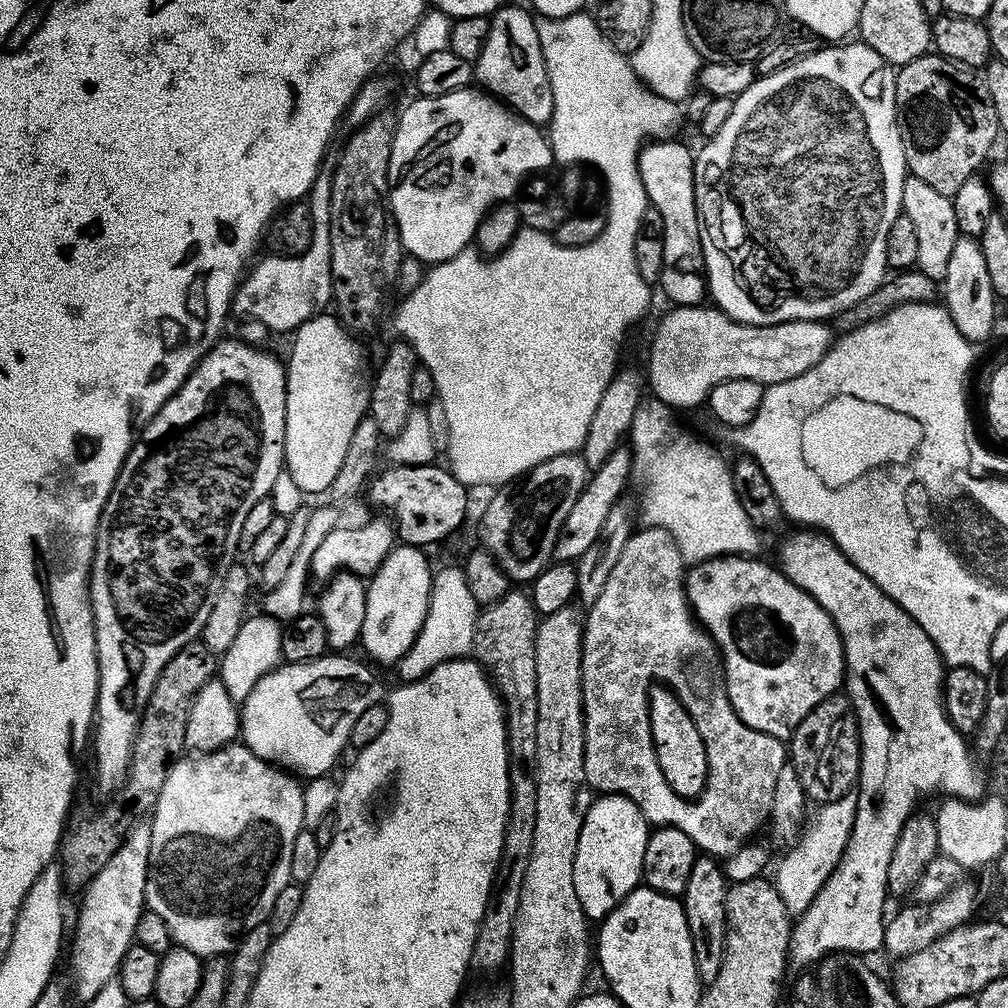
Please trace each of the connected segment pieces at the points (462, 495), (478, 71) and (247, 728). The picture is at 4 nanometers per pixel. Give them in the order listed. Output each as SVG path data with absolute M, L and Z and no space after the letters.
M436 462L427 464L396 464L386 472L377 471L371 477L366 492L372 495L372 500L380 508L389 508L391 519L395 525L395 535L405 544L413 546L429 546L447 538L451 532L456 532L464 524L468 516L469 489L447 467L439 468Z
M505 6L493 12L488 21L488 37L480 51L480 57L474 62L474 76L483 91L503 102L513 112L529 120L531 124L544 126L552 118L552 97L548 86L548 71L544 65L542 46L536 29L537 21L532 20L533 13L527 7L511 8Z
M325 654L319 659L300 663L281 663L262 676L239 705L242 743L269 764L279 766L297 777L320 778L336 764L340 751L348 744L350 726L362 710L381 703L380 684L363 659L351 660L348 654Z

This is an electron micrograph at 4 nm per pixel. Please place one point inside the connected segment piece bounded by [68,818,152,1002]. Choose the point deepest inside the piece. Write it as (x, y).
(113, 902)

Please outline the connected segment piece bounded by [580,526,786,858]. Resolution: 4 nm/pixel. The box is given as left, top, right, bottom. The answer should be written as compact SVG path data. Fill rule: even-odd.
M647 526L633 531L626 546L622 546L622 555L618 557L618 562L614 565L614 570L610 570L610 578L606 581L602 594L598 594L598 602L594 602L592 608L587 609L586 619L582 624L584 641L582 642L582 702L584 703L584 769L588 779L588 787L600 794L619 794L634 802L638 810L652 826L663 826L665 828L677 828L682 830L682 834L688 835L696 843L697 849L701 853L713 858L727 858L732 853L745 847L753 839L752 836L760 827L765 827L766 821L772 815L772 803L774 802L774 786L778 783L778 774L786 762L785 741L774 738L765 732L754 730L742 722L742 718L736 716L736 712L730 706L727 696L724 694L724 685L719 679L712 680L712 675L718 672L718 649L711 636L704 631L703 627L694 619L693 613L688 607L688 597L684 594L684 577L686 575L686 561L680 556L678 546L673 542L671 534L661 528L650 528ZM652 684L664 684L680 700L685 707L686 714L693 719L695 729L702 736L705 743L706 758L708 759L708 775L705 782L704 791L695 798L685 798L674 794L674 790L669 782L663 778L658 758L655 757L654 742L651 738L650 716L648 714L648 688Z

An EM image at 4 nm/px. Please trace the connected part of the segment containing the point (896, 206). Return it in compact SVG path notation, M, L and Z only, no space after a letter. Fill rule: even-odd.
M840 42L835 46L820 46L816 51L801 56L799 60L788 64L784 68L780 68L776 72L770 73L768 76L760 76L756 78L747 90L735 97L732 105L732 113L730 118L726 118L722 130L718 130L718 134L714 134L707 141L708 144L701 152L697 151L694 156L694 167L698 177L698 184L703 189L702 196L708 199L708 204L712 208L721 208L721 212L713 218L712 224L705 223L703 225L700 241L702 242L702 250L704 251L704 270L706 273L706 288L713 296L715 307L721 310L733 310L732 308L780 308L778 314L780 320L815 320L817 322L831 321L831 316L838 317L846 313L856 303L861 302L867 295L875 292L886 279L886 269L888 268L888 231L894 221L902 215L902 190L904 189L904 181L909 175L908 163L906 162L906 154L904 153L904 138L900 135L900 122L898 119L898 109L896 107L896 72L893 65L888 64L878 55L873 48L863 42L855 42L856 44L848 44L852 42ZM728 191L732 191L732 196L736 199L736 204L724 200L728 196Z

